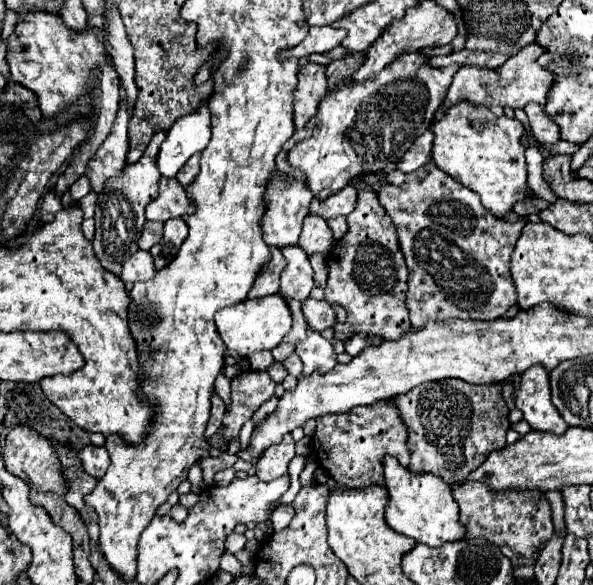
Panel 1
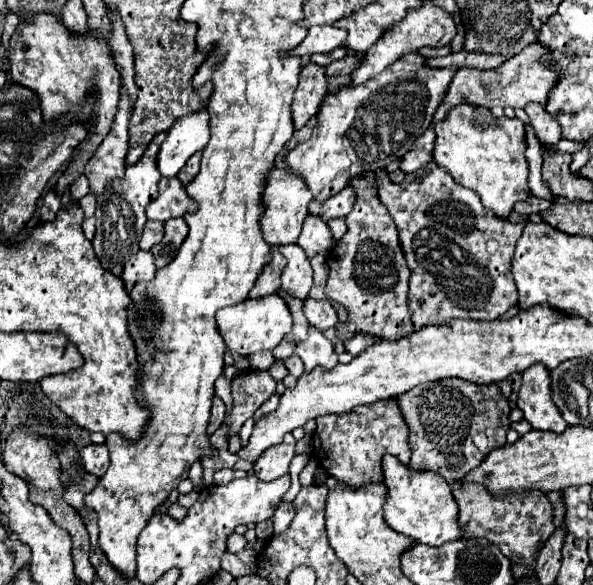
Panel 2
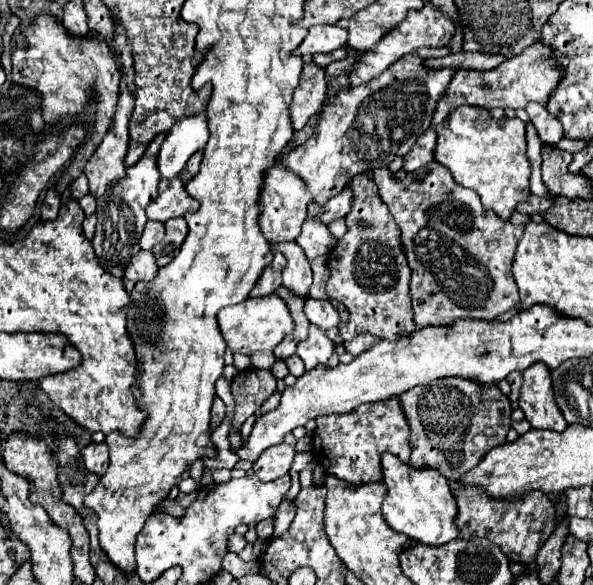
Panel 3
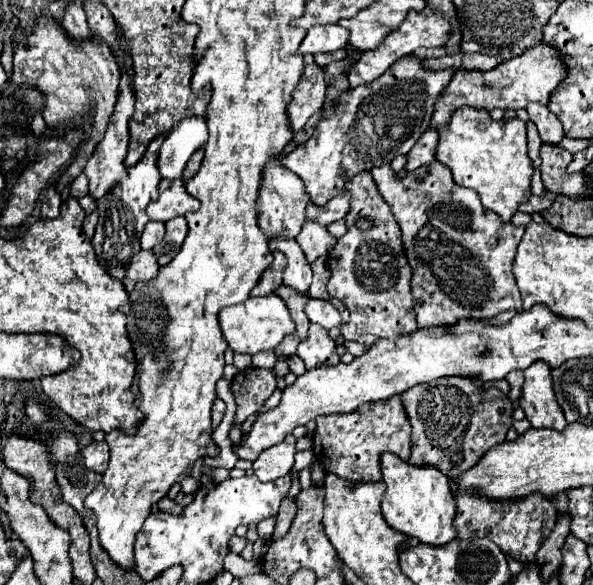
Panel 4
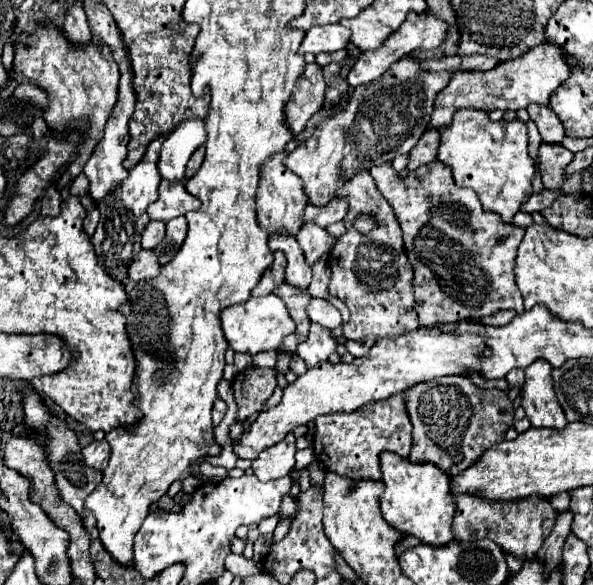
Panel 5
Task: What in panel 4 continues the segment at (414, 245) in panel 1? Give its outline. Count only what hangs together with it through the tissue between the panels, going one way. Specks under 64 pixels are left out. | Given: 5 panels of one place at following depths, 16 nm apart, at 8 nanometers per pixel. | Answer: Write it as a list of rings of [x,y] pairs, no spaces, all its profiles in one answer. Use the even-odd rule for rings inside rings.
[[[436,162],[426,164],[416,172],[408,172],[404,180],[398,180],[396,174],[386,164],[374,168],[372,178],[402,230],[404,252],[412,268],[412,296],[414,296],[414,312],[418,328],[454,324],[460,318],[484,320],[492,318],[492,314],[500,314],[506,310],[522,312],[520,292],[512,276],[512,260],[516,254],[516,244],[524,234],[522,226],[504,222],[494,212],[488,210],[484,212],[476,192],[458,186],[452,180],[448,168]]]

